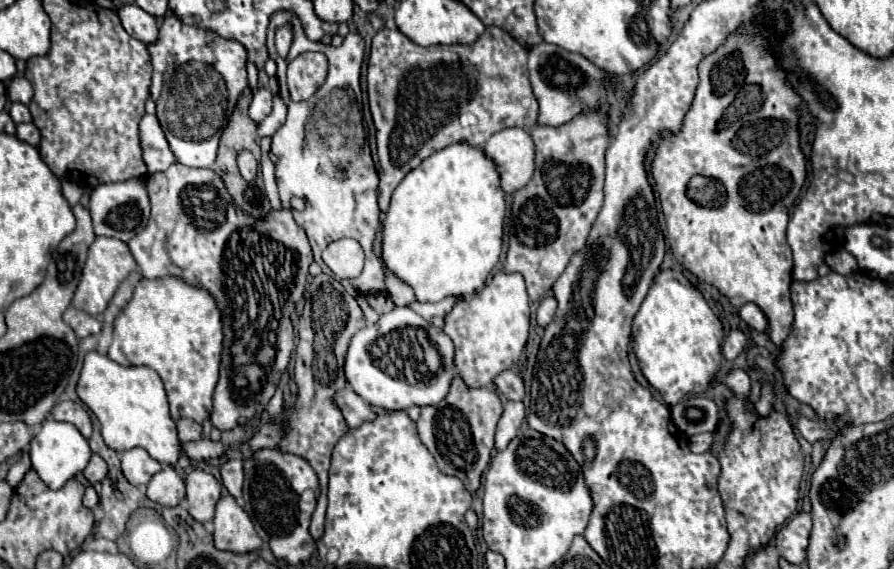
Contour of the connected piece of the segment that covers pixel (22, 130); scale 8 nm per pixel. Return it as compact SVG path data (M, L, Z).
M20 123L18 129L16 129L16 135L18 135L18 139L22 139L30 145L40 143L40 133L38 133L38 127L34 123Z

